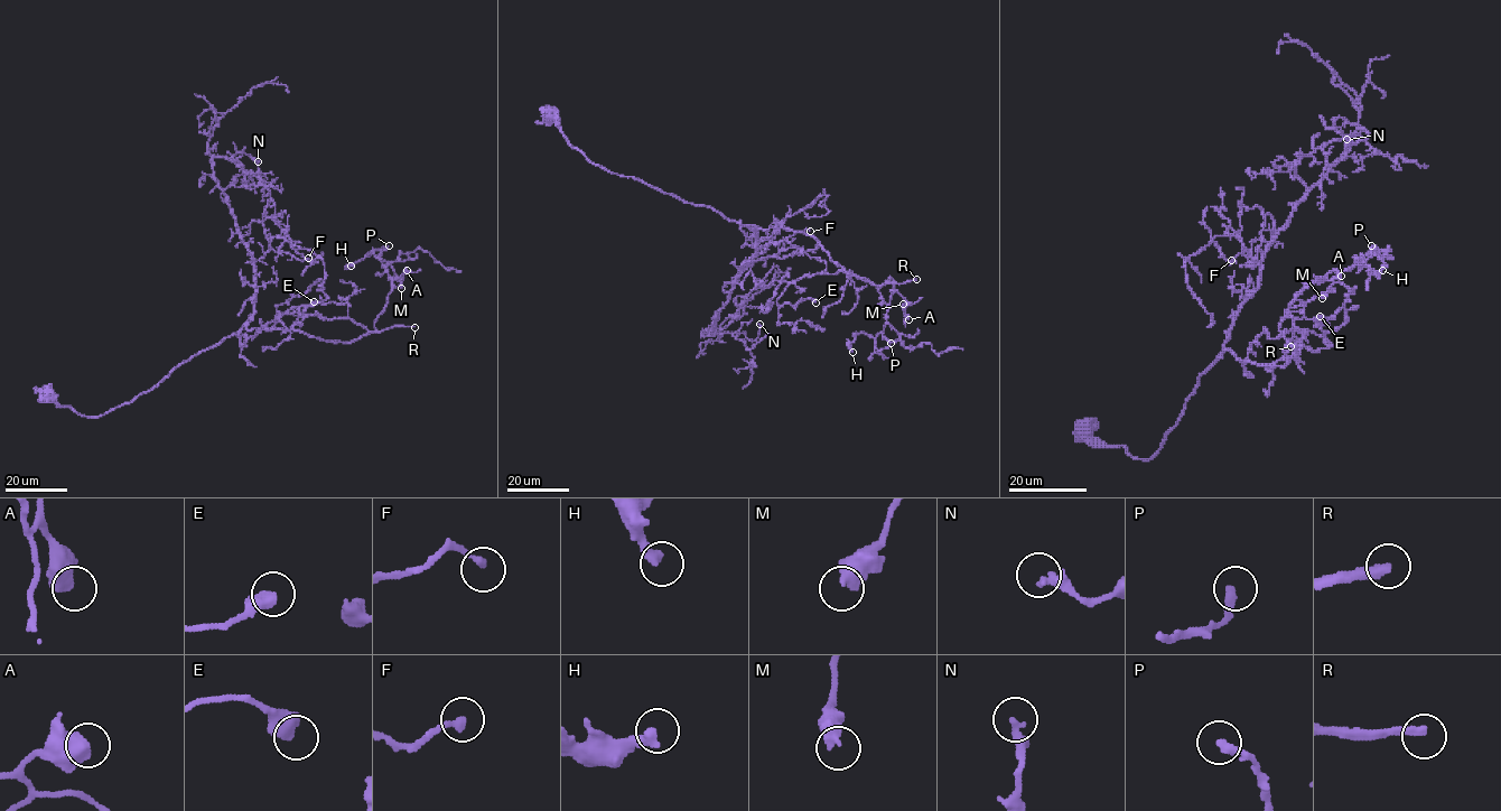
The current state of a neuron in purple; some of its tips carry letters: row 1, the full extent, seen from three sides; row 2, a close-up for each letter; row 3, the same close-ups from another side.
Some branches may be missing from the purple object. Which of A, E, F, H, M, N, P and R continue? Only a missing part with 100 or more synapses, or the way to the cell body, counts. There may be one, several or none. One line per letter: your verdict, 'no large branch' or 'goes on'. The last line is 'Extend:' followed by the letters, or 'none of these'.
A: no large branch
E: no large branch
F: no large branch
H: no large branch
M: no large branch
N: no large branch
P: no large branch
R: goes on
Extend: R

